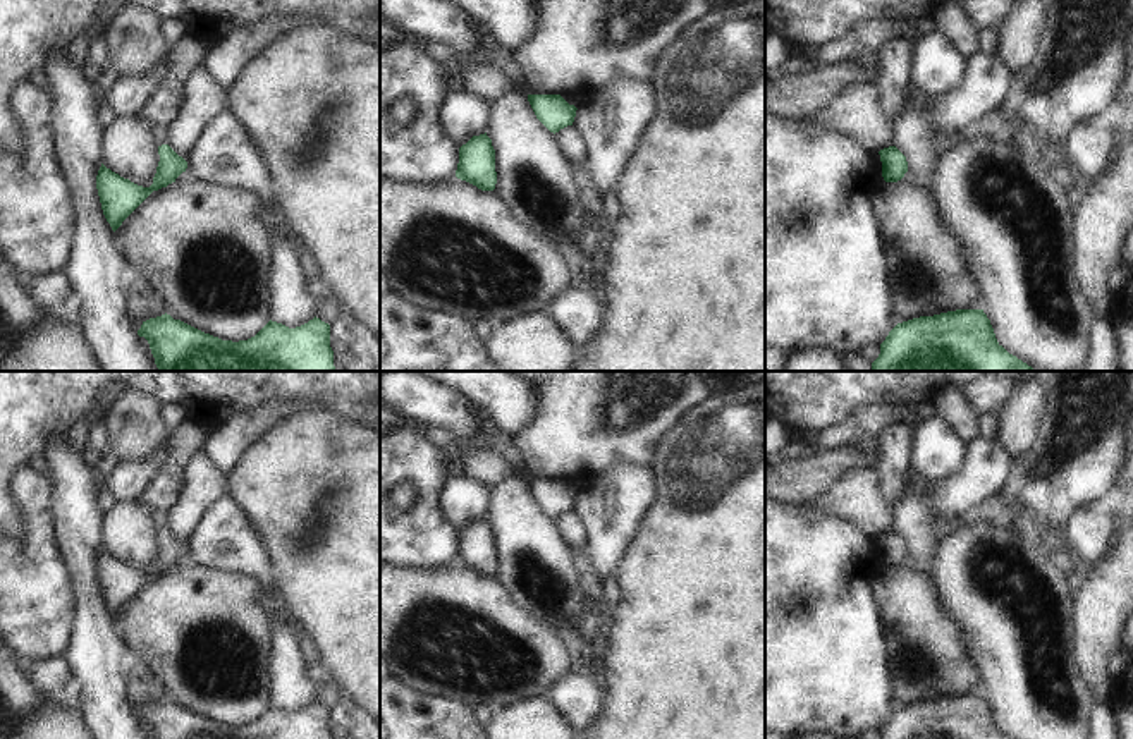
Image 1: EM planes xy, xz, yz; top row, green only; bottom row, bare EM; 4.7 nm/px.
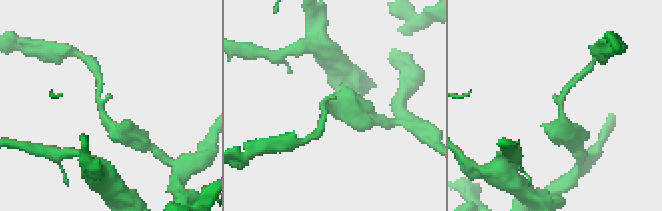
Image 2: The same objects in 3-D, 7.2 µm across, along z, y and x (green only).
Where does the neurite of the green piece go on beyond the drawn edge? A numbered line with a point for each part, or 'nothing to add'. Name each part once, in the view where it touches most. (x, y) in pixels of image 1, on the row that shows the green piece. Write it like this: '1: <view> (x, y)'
nothing to add

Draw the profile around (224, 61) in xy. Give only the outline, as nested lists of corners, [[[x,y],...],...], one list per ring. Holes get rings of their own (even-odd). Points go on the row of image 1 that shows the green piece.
[[[297,15],[291,19],[265,19],[261,24],[236,29],[225,40],[208,48],[201,65],[218,82],[222,89],[229,89],[241,69],[251,62],[266,45],[285,31],[303,26],[320,24]]]

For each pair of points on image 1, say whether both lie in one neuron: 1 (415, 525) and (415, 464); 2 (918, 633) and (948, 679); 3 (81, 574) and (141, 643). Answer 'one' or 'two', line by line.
1: one
2: one
3: two

